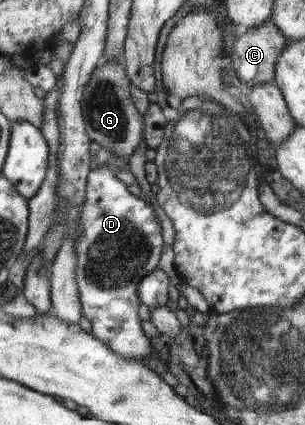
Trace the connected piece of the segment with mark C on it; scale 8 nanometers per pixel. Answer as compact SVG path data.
M270 19L236 35L231 55L232 67L237 75L246 78L244 85L252 87L273 81L276 60L287 42L288 39Z

